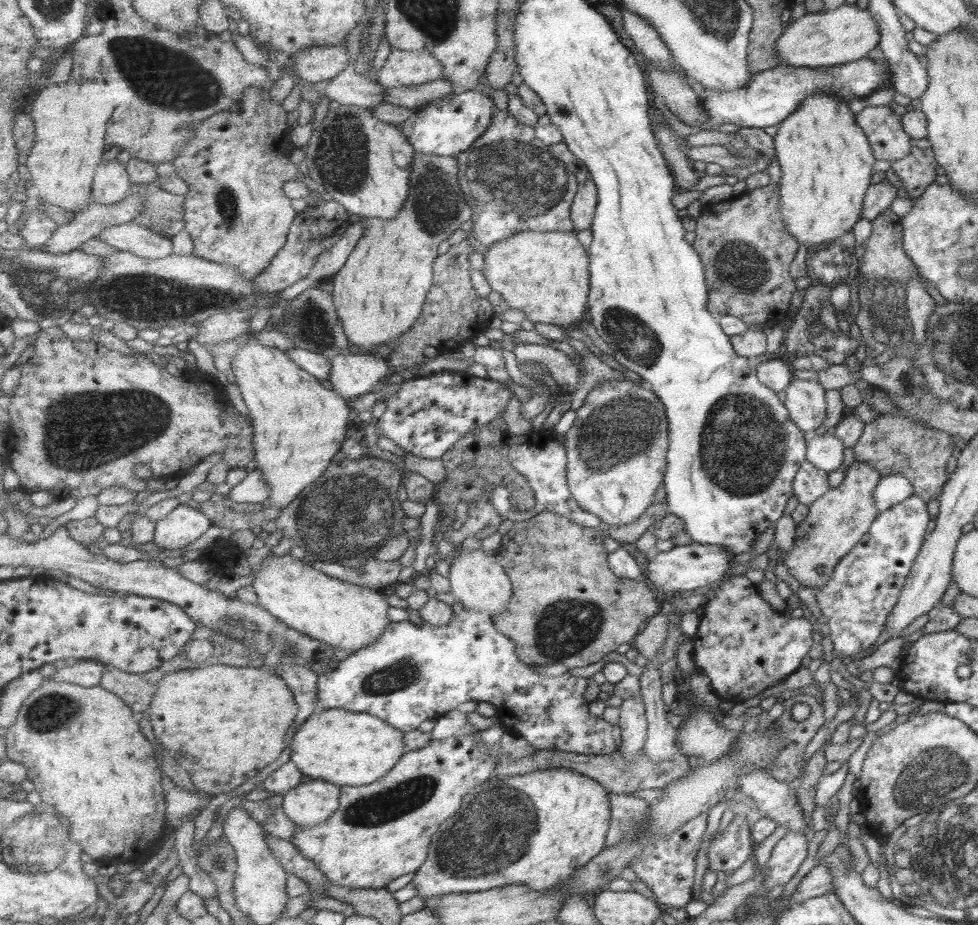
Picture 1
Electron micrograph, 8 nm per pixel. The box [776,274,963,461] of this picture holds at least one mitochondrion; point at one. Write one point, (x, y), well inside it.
(910, 382)

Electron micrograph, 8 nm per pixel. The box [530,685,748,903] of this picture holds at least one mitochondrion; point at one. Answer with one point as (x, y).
(631, 820)

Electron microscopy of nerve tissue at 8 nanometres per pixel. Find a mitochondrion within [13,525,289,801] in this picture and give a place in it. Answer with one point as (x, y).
(50, 711)

